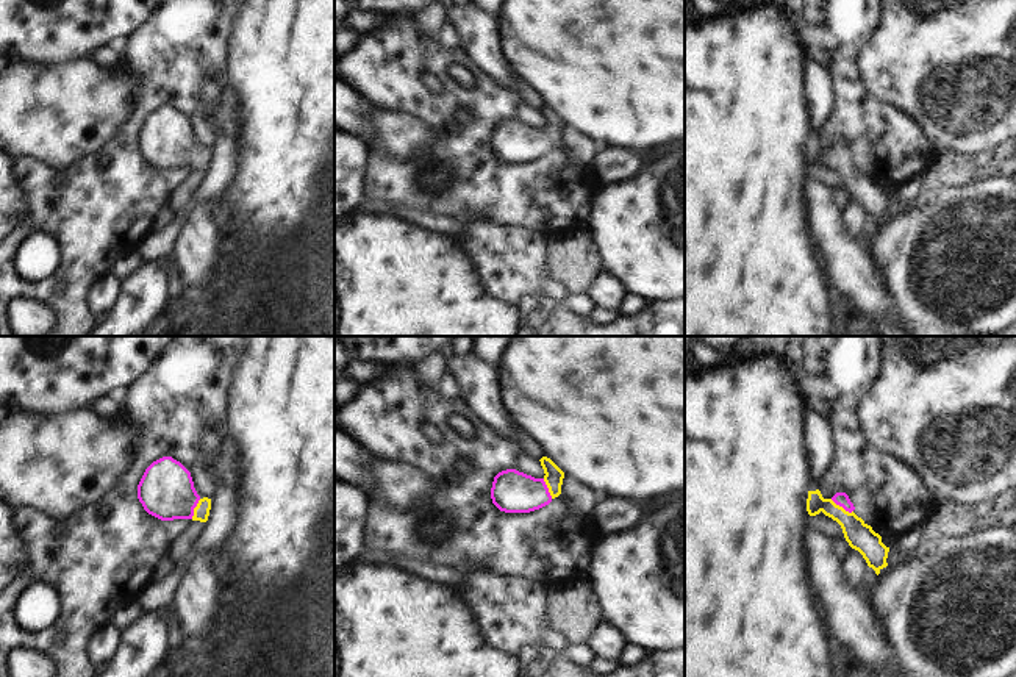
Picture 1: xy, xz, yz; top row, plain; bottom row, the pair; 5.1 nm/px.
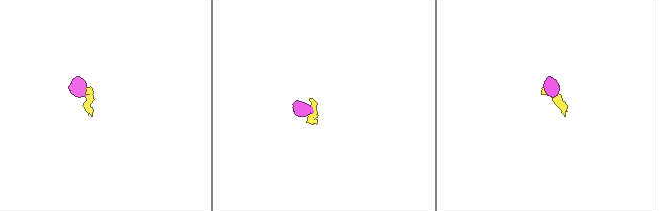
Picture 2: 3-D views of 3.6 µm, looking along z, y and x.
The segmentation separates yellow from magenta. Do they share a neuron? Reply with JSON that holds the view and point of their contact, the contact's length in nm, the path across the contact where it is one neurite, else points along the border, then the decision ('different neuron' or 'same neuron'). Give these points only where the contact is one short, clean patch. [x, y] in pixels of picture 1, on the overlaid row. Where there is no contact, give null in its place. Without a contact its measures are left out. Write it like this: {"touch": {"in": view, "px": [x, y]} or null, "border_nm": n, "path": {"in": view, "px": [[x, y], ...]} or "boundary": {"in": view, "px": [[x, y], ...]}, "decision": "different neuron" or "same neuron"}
{"touch": {"in": "yz", "px": [841, 507]}, "border_nm": 140, "path": {"in": "yz", "px": [[860, 537], [844, 516], [841, 507], [841, 499]]}, "decision": "same neuron"}

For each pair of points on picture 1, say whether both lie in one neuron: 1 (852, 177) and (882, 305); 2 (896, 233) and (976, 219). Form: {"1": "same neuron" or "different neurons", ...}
{"1": "different neurons", "2": "same neuron"}

